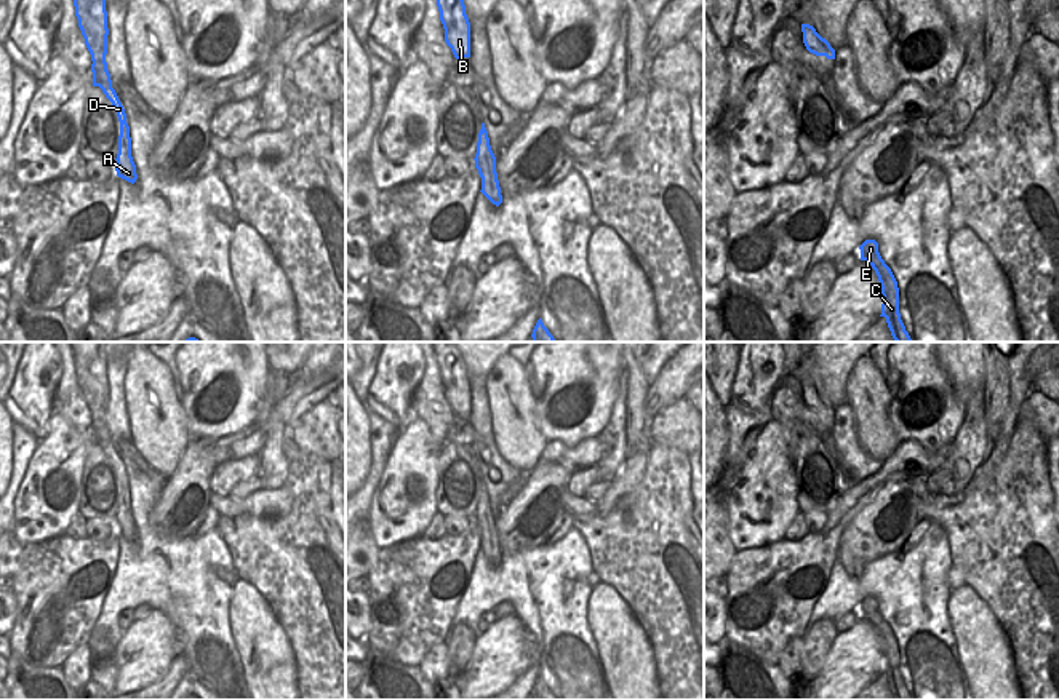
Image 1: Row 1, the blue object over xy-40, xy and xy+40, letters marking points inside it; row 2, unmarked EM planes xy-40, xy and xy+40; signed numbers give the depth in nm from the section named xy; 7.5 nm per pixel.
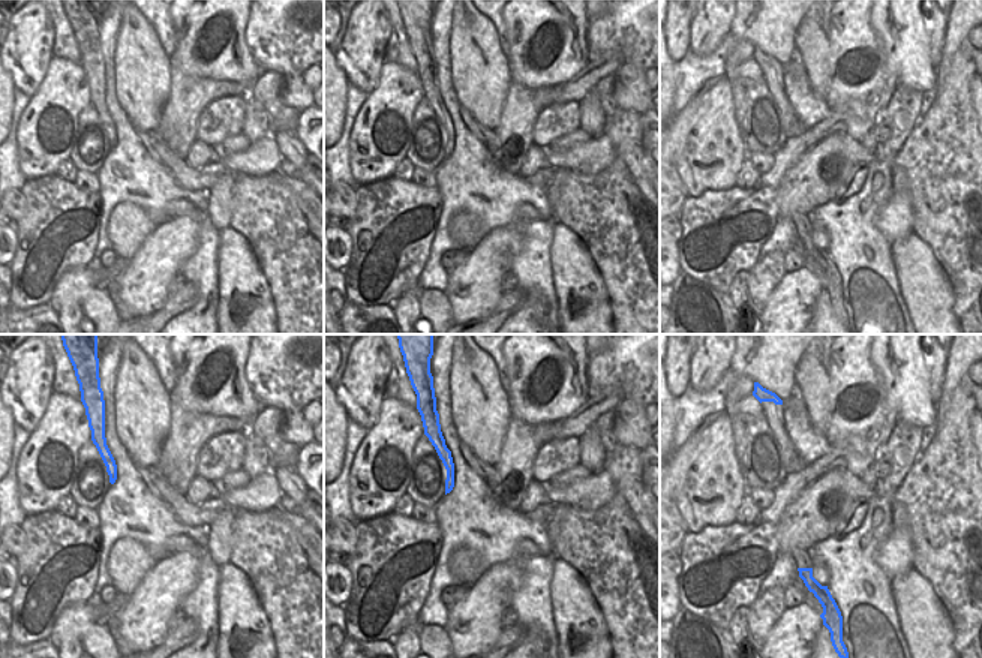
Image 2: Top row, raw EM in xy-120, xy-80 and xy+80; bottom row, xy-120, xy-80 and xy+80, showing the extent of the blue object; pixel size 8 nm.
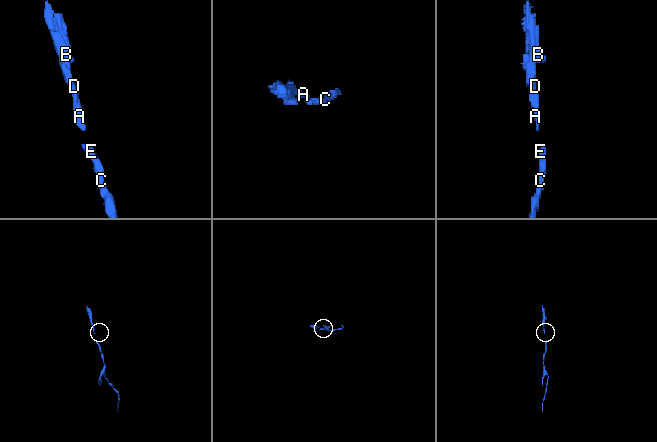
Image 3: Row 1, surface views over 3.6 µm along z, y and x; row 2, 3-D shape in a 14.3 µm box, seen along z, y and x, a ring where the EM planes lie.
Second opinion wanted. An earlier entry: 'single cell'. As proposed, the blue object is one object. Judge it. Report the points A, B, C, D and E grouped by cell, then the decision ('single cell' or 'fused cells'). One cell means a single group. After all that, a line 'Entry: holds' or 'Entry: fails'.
A B C D E; single cell
Entry: holds

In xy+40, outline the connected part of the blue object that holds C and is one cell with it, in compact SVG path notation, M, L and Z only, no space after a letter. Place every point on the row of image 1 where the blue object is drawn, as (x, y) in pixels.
M865 240L861 246L861 261L865 261L877 273L881 286L881 315L886 318L891 336L896 342L912 342L899 313L899 288L891 268L878 253L875 240Z

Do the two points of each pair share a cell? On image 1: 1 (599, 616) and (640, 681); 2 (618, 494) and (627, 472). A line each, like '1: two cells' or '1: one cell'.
1: one cell
2: one cell

